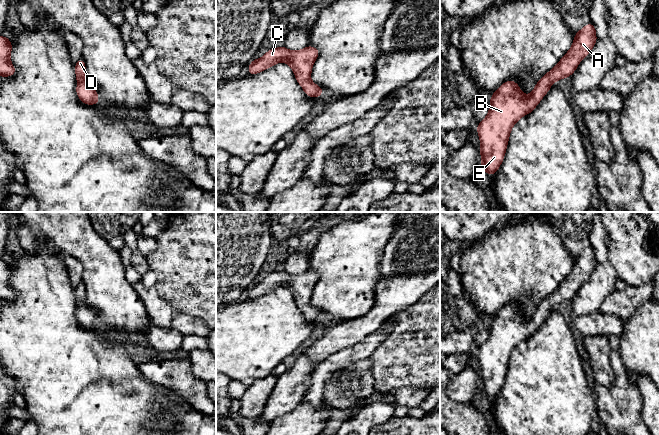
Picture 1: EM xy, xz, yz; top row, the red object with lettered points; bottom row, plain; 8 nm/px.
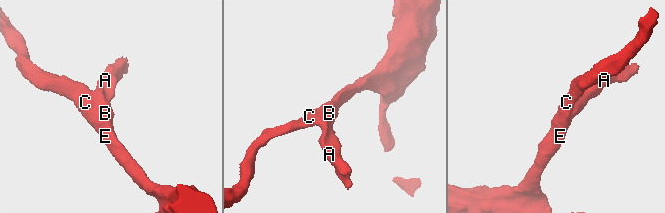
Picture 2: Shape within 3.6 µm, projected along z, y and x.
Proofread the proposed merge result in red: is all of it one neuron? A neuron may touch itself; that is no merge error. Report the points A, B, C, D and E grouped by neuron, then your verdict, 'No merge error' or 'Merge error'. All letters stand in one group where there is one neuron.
Groups: A B C D E. No merge error

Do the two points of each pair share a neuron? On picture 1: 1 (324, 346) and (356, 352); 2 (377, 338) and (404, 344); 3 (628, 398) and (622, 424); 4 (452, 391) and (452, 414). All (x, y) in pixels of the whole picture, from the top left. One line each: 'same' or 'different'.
1: different
2: different
3: same
4: different

